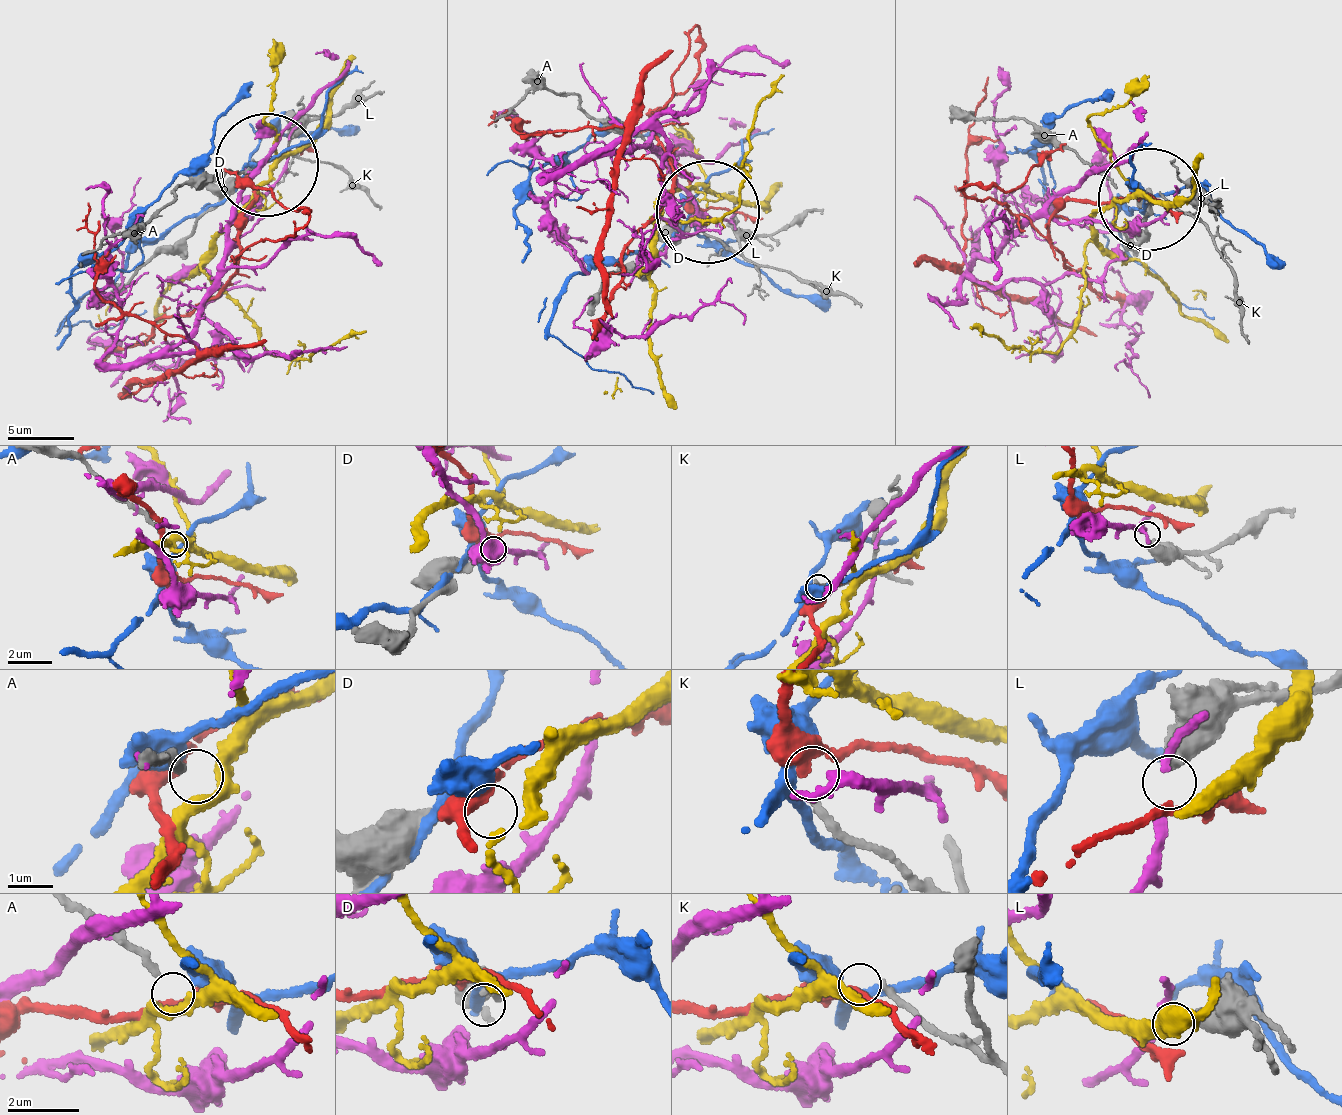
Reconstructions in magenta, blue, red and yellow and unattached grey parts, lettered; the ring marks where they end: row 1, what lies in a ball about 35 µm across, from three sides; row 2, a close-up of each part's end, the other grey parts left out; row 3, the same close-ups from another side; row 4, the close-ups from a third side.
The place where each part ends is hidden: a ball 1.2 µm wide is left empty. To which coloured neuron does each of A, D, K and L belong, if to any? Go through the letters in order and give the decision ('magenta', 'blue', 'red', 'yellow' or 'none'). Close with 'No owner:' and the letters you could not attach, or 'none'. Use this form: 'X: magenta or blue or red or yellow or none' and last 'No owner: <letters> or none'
A: yellow
D: none
K: red
L: magenta
No owner: D

